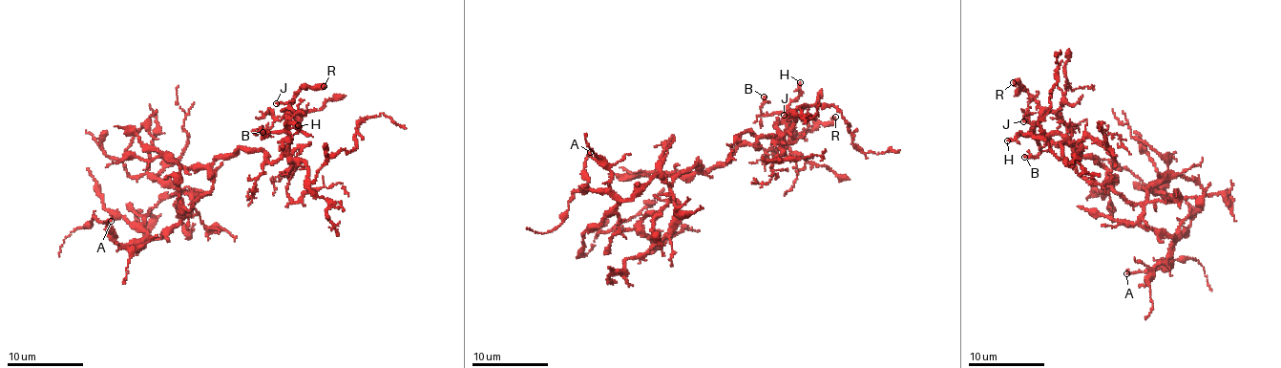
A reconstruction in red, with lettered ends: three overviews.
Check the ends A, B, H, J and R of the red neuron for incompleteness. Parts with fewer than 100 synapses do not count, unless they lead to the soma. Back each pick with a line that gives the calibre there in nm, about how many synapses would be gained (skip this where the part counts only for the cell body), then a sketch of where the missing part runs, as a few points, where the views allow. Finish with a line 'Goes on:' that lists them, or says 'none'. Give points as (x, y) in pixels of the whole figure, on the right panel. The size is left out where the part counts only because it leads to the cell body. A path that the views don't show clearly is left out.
H: 150 nm thick
Goes on: H

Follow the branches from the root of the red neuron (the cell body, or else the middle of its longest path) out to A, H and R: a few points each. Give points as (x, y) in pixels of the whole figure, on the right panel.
A: (1095, 162), (1110, 173), (1120, 196), (1143, 207), (1143, 225), (1175, 244), (1167, 269), (1126, 273)
H: (1095, 162), (1081, 154), (1075, 156), (1073, 150), (1079, 146), (1075, 155), (1058, 134), (1021, 133), (1007, 140)
R: (1095, 162), (1075, 156), (1079, 146), (1075, 155), (1060, 135), (1035, 133), (1039, 106), (1013, 82)

